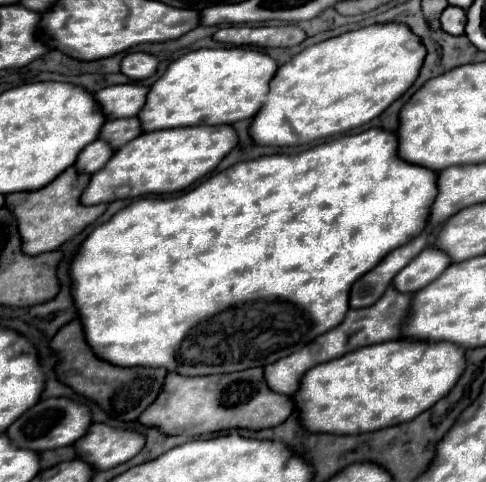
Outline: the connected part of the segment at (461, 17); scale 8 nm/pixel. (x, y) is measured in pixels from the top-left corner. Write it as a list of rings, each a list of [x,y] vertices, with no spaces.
[[[448,6],[440,18],[442,22],[442,30],[452,34],[452,36],[460,36],[464,34],[464,26],[466,26],[466,12],[462,8],[456,6]]]

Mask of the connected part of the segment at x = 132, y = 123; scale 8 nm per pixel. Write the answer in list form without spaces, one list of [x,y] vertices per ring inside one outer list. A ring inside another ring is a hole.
[[[118,118],[118,120],[106,122],[102,126],[98,138],[108,142],[116,150],[116,148],[124,146],[126,142],[134,140],[140,134],[142,134],[142,130],[140,130],[140,120],[138,118]]]

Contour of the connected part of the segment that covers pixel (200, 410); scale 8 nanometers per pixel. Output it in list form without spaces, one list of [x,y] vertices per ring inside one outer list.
[[[250,368],[234,374],[220,376],[196,376],[184,378],[180,374],[168,374],[164,388],[156,402],[152,402],[140,416],[142,426],[154,426],[166,436],[186,434],[200,436],[230,428],[274,428],[282,424],[292,414],[292,400],[288,396],[276,394],[268,388],[262,368]]]

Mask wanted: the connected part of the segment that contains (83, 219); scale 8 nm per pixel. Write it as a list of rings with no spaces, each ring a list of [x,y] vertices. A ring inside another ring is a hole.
[[[68,168],[56,180],[52,180],[52,184],[36,192],[18,192],[6,196],[4,206],[12,210],[12,214],[16,216],[18,232],[22,238],[22,252],[30,256],[52,252],[72,236],[80,234],[88,224],[92,224],[98,216],[104,214],[106,204],[98,204],[98,206],[80,204],[80,194],[86,188],[88,180],[90,176],[82,176],[76,172],[76,168]]]

